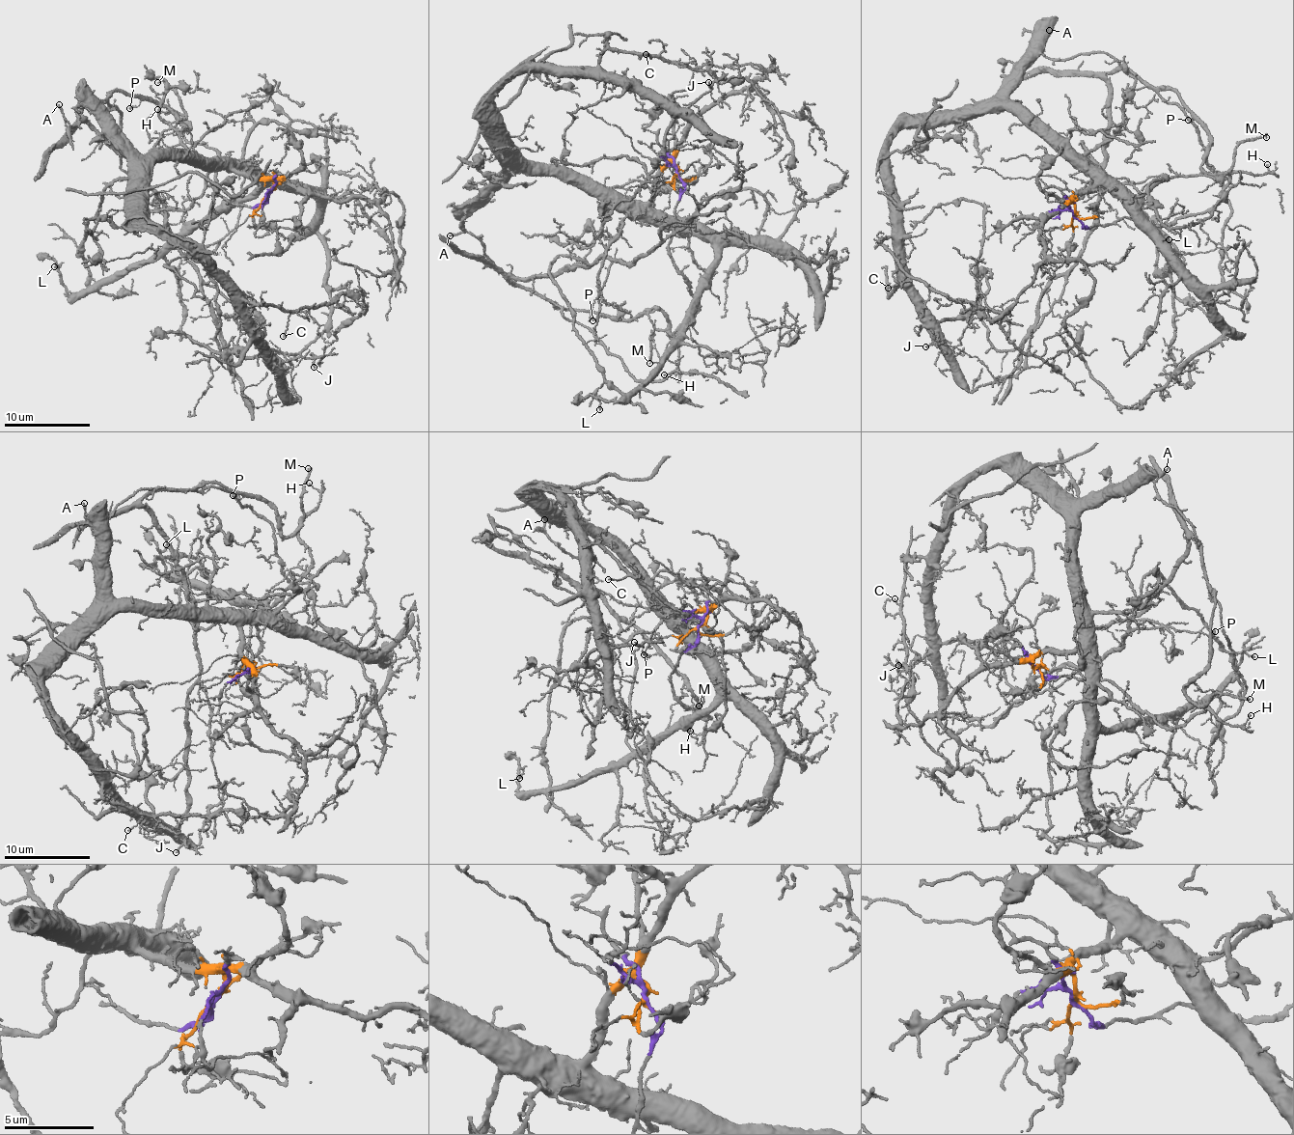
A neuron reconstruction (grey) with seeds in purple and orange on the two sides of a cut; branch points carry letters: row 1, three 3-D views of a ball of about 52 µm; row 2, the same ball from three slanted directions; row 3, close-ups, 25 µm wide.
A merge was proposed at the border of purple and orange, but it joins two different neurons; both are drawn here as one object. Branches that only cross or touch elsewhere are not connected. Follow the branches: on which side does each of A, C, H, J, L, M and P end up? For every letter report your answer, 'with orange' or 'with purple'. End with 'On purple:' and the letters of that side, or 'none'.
A: with purple
C: with orange
H: with purple
J: with orange
L: with orange
M: with purple
P: with purple
On purple: A, H, M, P

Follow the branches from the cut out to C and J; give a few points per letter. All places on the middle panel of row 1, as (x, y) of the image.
C: (676, 175), (675, 154), (694, 118), (773, 69), (727, 65), (738, 71), (727, 82), (646, 53)
J: (676, 175), (619, 205), (533, 167), (490, 91), (527, 71), (578, 73), (684, 109), (707, 81)

